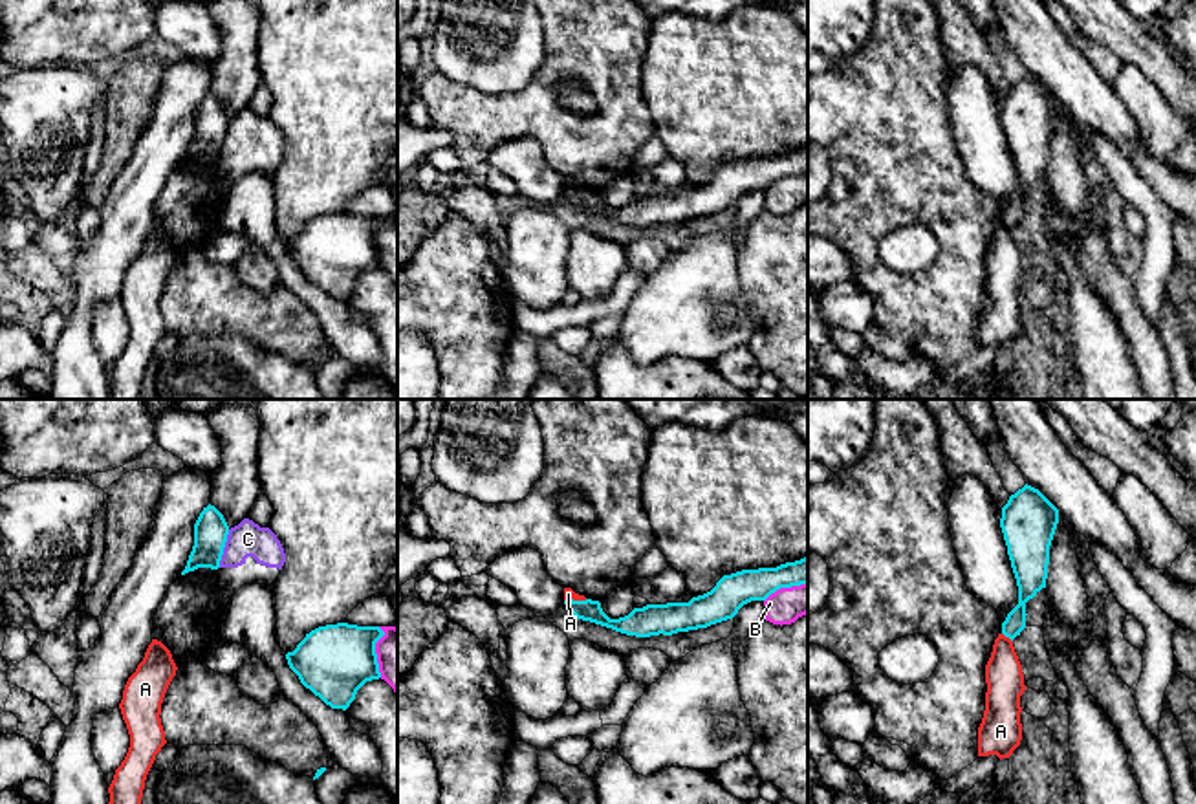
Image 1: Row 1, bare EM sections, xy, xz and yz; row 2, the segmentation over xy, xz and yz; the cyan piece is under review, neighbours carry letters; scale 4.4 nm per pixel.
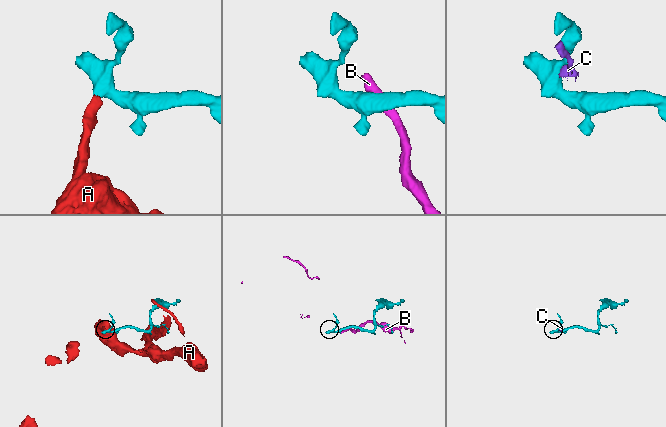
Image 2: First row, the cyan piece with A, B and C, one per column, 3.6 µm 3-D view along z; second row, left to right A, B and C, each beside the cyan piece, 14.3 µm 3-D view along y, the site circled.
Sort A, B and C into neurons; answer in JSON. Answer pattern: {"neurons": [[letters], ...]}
{"neurons": [["A"], ["B"], ["C"]]}

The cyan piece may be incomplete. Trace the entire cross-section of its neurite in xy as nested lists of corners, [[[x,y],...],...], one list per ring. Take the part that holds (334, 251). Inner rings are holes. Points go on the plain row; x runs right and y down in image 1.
[[[326,214],[306,223],[286,249],[306,278],[346,300],[366,271],[381,267],[375,233],[383,225],[379,216]]]

